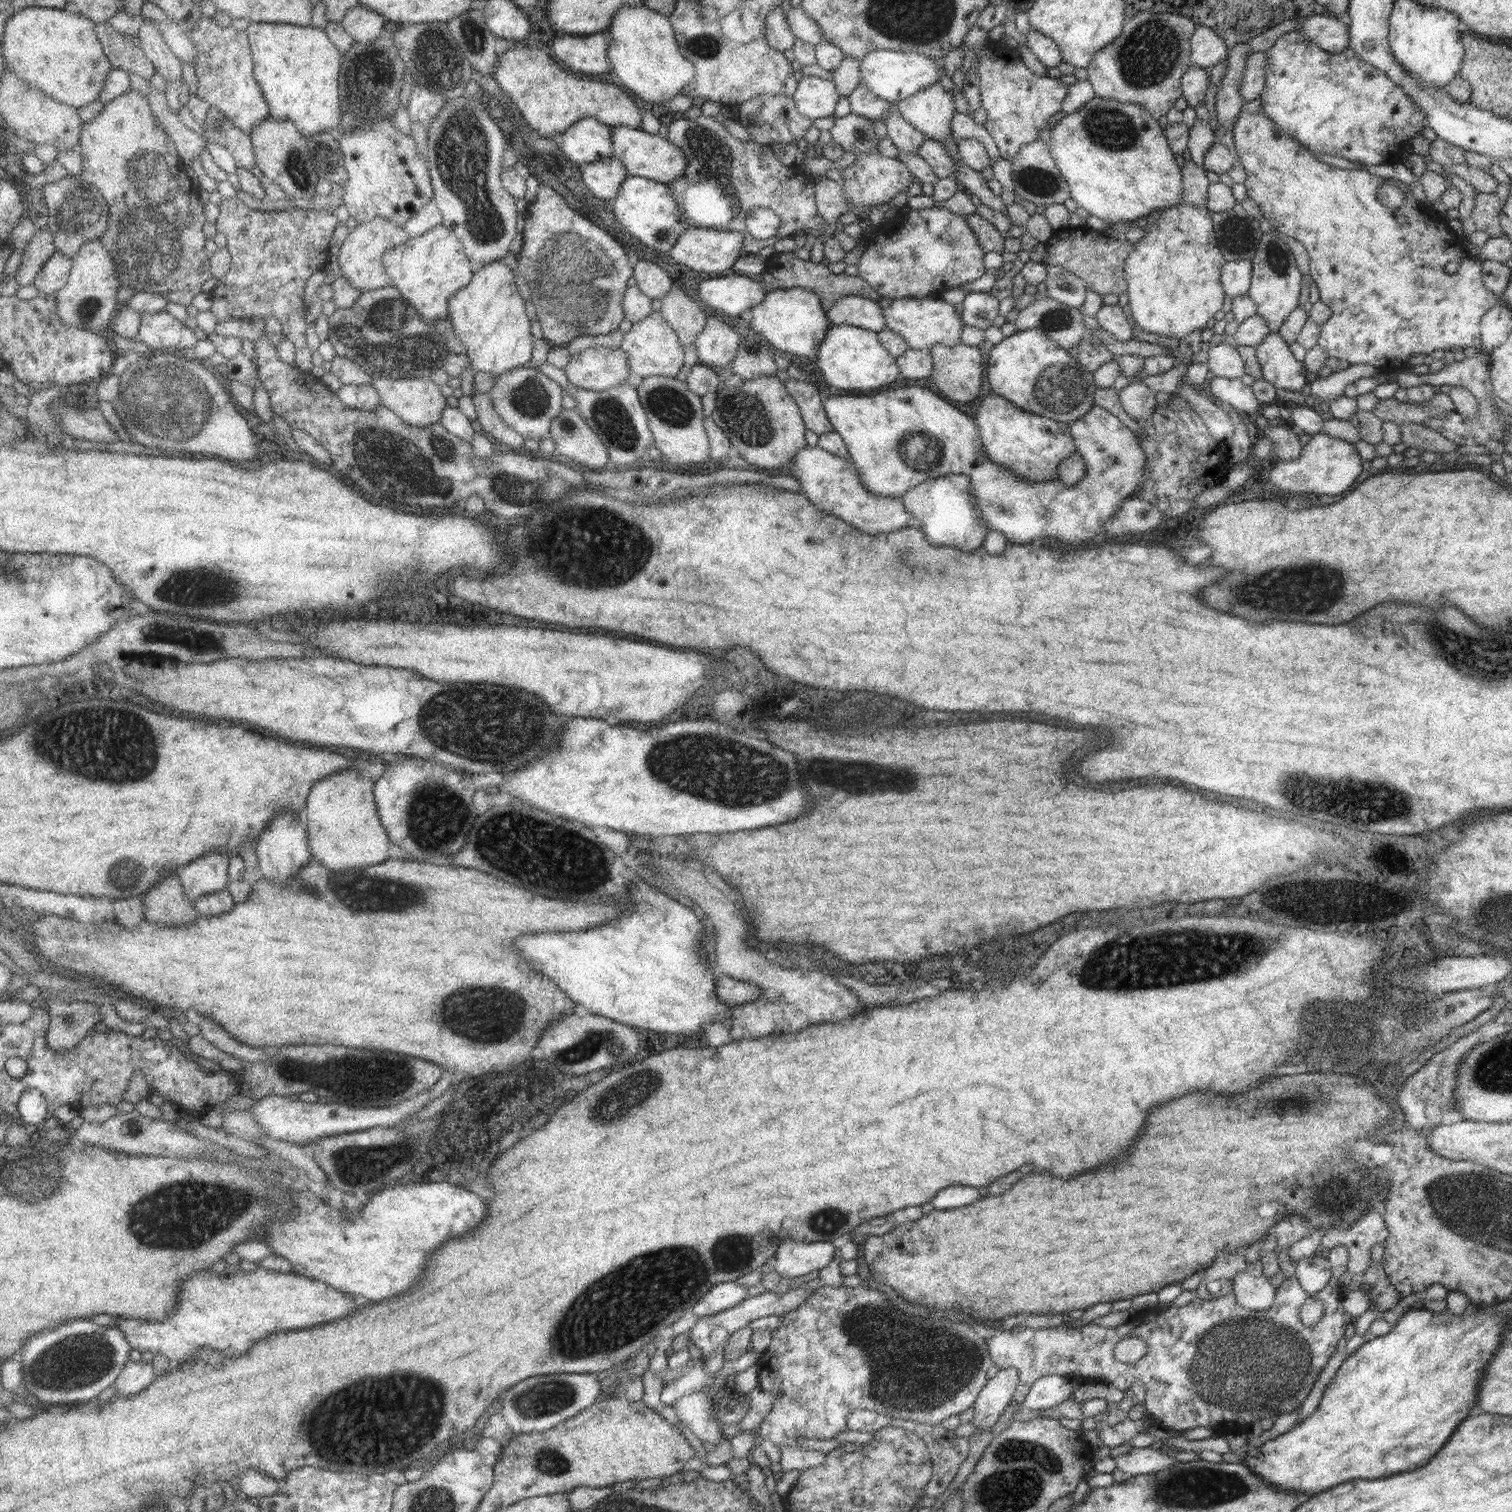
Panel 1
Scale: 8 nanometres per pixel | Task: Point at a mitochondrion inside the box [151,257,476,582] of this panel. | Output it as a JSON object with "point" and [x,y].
{"point":[401,471]}

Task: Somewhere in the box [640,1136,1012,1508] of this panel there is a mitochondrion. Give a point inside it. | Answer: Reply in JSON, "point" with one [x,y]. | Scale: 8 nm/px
{"point":[930,1381]}

